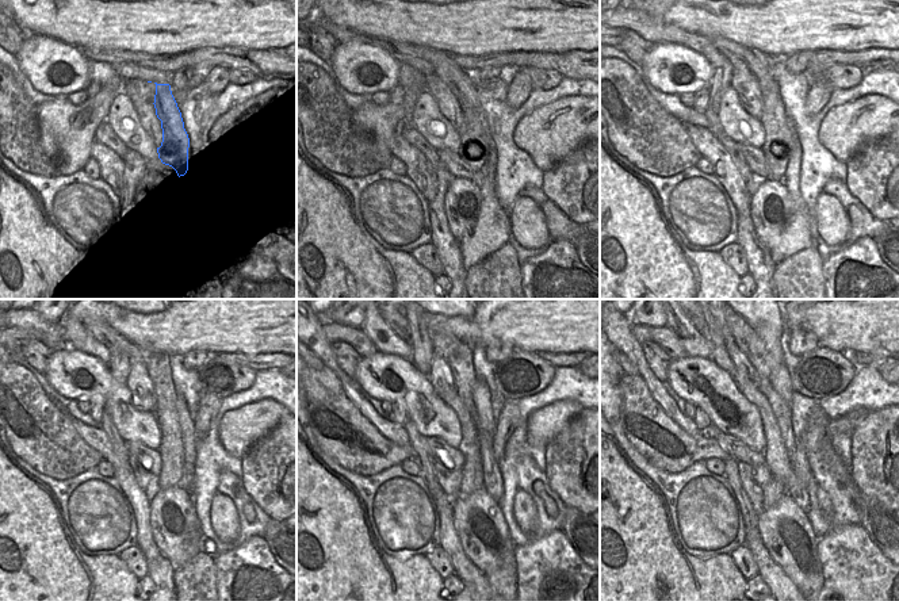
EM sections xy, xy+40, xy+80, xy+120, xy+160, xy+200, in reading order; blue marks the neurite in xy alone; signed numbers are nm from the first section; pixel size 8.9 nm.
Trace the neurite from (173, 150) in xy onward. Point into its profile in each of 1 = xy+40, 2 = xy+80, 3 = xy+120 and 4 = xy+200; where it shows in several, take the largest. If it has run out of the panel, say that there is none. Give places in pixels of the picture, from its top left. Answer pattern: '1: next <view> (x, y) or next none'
1: next xy+40 (475, 140)
2: next xy+80 (777, 130)
3: next xy+120 (171, 450)
4: next xy+200 (745, 337)

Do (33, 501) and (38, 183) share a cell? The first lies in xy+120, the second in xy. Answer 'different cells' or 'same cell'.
different cells

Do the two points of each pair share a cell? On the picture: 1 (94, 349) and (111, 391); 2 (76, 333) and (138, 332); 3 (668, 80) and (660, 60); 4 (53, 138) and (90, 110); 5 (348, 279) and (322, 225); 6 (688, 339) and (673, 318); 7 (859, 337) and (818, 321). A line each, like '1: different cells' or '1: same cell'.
1: different cells
2: different cells
3: same cell
4: same cell
5: same cell
6: same cell
7: same cell

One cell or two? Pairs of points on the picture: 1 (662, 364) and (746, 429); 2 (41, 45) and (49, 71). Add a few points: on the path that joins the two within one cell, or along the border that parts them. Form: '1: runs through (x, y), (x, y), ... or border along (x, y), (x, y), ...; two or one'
1: border along (672, 359), (665, 381); two
2: runs through (41, 52), (41, 57), (48, 64); one

